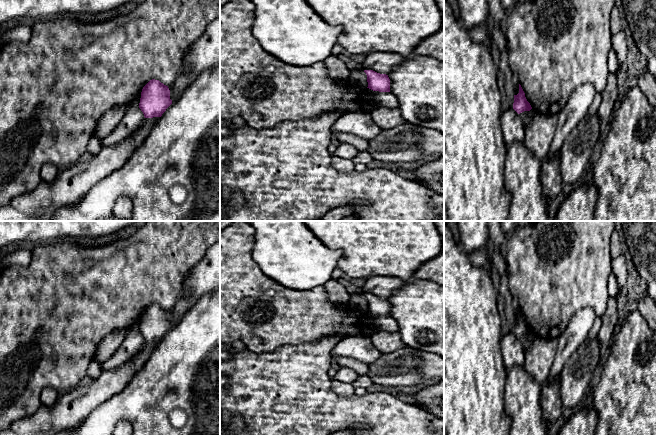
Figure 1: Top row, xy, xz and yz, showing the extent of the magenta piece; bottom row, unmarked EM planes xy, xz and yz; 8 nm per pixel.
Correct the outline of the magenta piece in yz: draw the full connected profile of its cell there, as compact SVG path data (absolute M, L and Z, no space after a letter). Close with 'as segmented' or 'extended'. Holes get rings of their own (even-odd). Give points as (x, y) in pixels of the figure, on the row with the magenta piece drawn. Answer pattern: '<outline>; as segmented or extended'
M519 84L519 93L517 95L514 95L513 109L518 114L524 111L530 111L532 109L530 103L527 101L525 97L525 93L520 84Z; as segmented

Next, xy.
M150 80L142 89L139 108L145 118L161 117L172 104L168 86L159 80Z; as segmented

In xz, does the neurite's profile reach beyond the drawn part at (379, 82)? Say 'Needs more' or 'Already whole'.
Already whole

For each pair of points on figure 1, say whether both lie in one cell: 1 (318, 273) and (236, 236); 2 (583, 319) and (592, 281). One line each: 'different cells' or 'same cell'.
1: different cells
2: different cells

